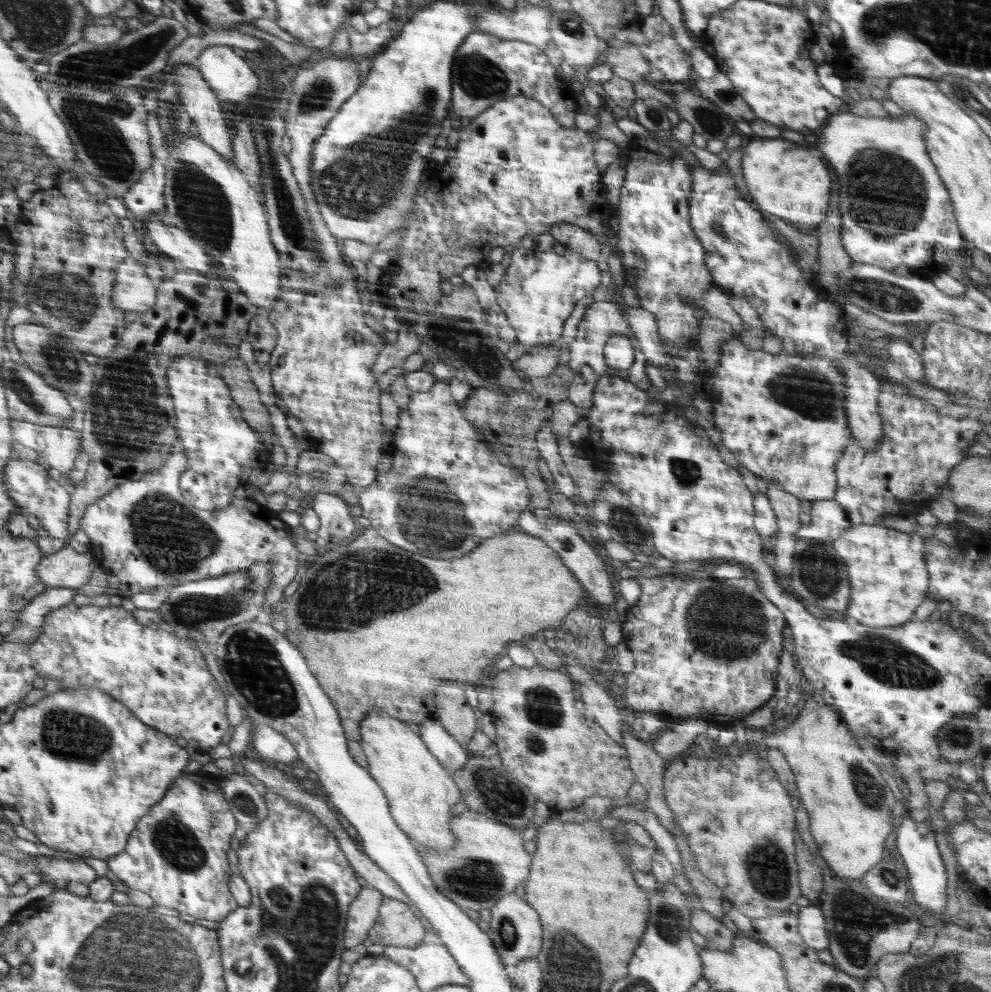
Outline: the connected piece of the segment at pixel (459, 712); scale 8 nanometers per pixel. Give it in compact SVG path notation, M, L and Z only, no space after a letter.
M446 682L442 690L435 694L437 702L437 721L461 744L471 740L479 716L474 705L468 702L465 694L465 684L460 682Z

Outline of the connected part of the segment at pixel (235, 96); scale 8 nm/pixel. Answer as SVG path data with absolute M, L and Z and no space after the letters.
M231 46L205 48L194 63L220 102L230 100L243 104L256 98L258 76Z

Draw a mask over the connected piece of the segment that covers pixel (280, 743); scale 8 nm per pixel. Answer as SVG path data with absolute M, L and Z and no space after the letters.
M256 724L252 731L252 746L260 758L279 761L288 765L297 764L298 753L295 746L282 734L269 726Z

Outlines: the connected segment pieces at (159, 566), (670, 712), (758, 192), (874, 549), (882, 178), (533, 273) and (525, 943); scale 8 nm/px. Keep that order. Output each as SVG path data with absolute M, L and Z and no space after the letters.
M174 452L170 454L170 462L166 462L162 470L154 470L150 478L142 478L140 482L124 481L85 510L80 527L90 538L88 547L96 558L97 565L107 575L116 576L120 580L120 592L131 597L161 586L178 586L205 578L222 577L226 573L240 572L262 563L272 568L271 585L265 592L263 604L263 611L272 614L272 606L282 600L284 588L294 580L300 566L298 550L290 542L288 526L284 520L278 520L276 512L252 500L238 500L235 497L226 509L212 512L192 507L182 497L179 489L179 478L186 466L189 466L188 456L183 452Z
M668 574L656 577L640 577L636 579L641 586L640 598L636 604L630 605L627 608L625 617L626 620L621 623L622 641L626 643L632 651L635 668L631 673L626 674L626 691L624 698L628 704L628 712L642 711L651 712L661 716L663 719L683 718L683 719L700 719L704 716L712 718L708 722L716 724L716 726L724 726L728 722L739 725L743 718L752 714L754 710L766 704L773 697L774 687L776 684L775 674L778 666L778 659L783 651L783 640L785 640L782 632L788 626L785 616L782 611L773 603L770 602L765 594L759 589L758 583L749 575L742 578L713 578L709 575L708 579L690 579L686 575Z
M753 140L742 149L744 182L760 210L783 218L802 233L812 234L828 212L832 180L826 166L792 140Z
M858 524L841 532L832 542L835 553L843 561L850 583L850 600L846 607L847 618L866 626L890 627L903 625L914 618L915 610L922 604L929 587L929 574L925 565L923 538L877 524Z
M840 112L829 118L824 128L822 128L822 132L816 138L816 148L820 150L818 154L822 154L822 158L830 166L834 166L834 172L838 176L838 184L842 186L842 188L838 188L838 200L840 200L840 214L842 219L841 243L854 263L870 263L889 271L897 266L908 266L912 275L933 278L937 274L946 272L950 260L954 259L959 262L958 250L962 247L963 236L954 214L949 192L946 186L942 184L941 176L937 173L936 167L928 157L924 137L925 128L926 123L921 118L913 114L907 114L907 112L902 117L896 119L892 117L870 118L854 114L853 112Z
M516 247L500 284L493 289L497 303L516 331L516 344L528 348L547 345L561 337L565 320L578 301L592 295L601 284L598 261L584 258L573 250L564 255L549 250L524 250Z
M508 894L508 896L502 896L490 912L492 921L489 923L489 935L504 964L512 969L520 959L537 956L542 948L542 926L536 910L526 900L518 898L515 894Z

